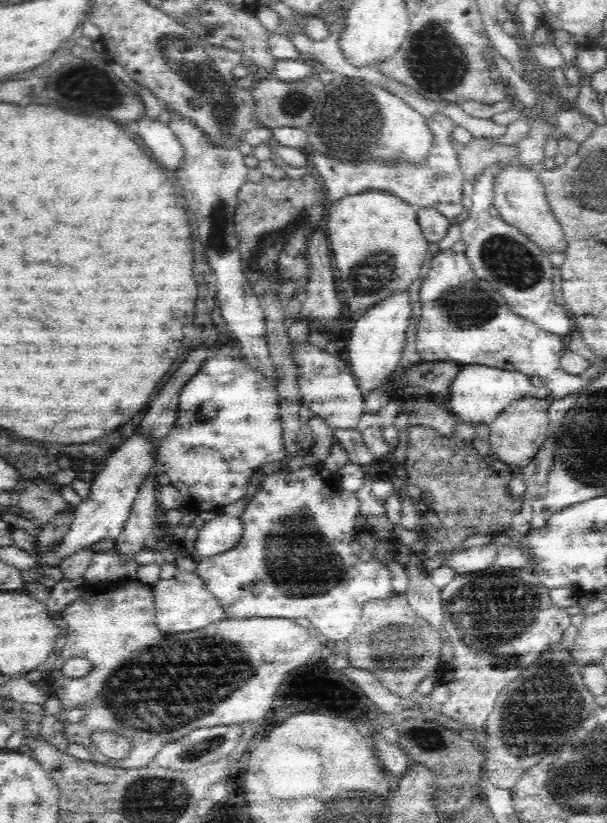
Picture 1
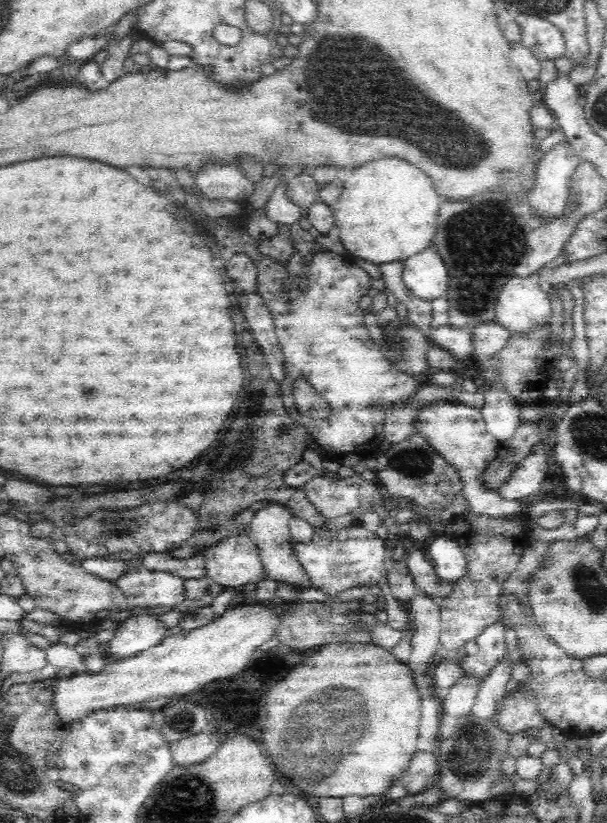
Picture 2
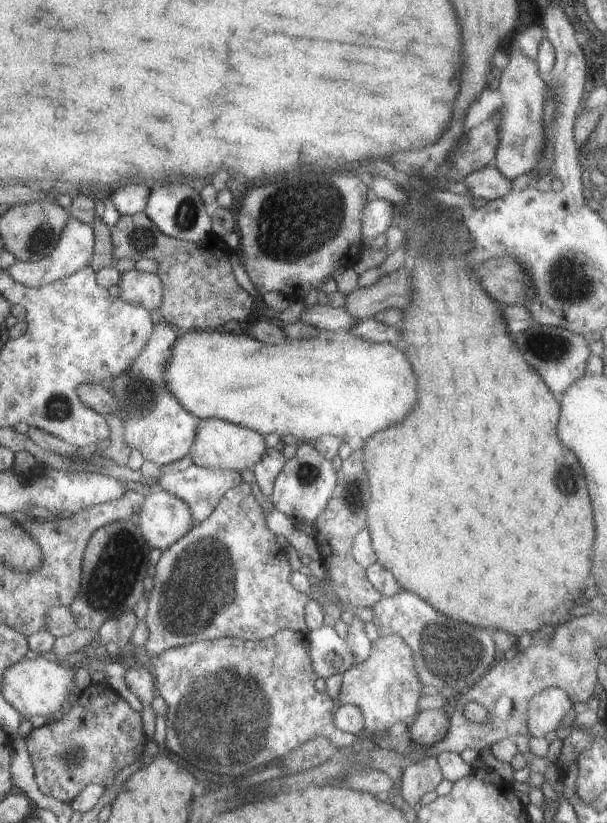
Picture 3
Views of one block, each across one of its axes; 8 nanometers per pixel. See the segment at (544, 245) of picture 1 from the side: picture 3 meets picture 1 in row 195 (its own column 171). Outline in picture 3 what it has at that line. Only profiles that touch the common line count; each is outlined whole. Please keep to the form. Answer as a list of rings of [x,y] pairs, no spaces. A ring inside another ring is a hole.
[[[161,489],[145,495],[137,520],[145,544],[161,553],[197,522],[183,500]]]

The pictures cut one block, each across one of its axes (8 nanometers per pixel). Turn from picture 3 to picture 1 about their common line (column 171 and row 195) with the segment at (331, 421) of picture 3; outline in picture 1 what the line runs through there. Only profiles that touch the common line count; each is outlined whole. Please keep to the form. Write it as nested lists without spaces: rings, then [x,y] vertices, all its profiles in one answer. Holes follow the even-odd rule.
[[[370,189],[358,194],[347,194],[342,198],[338,198],[337,201],[330,201],[327,204],[326,217],[323,224],[328,236],[329,246],[331,247],[331,256],[336,269],[336,284],[339,294],[341,294],[342,298],[346,298],[345,302],[346,306],[348,306],[348,310],[355,312],[357,316],[366,309],[370,309],[370,306],[374,306],[376,302],[380,302],[382,298],[386,298],[386,296],[390,296],[390,294],[394,294],[394,292],[398,292],[398,290],[408,290],[413,280],[420,275],[422,265],[426,259],[426,253],[429,252],[427,241],[418,224],[418,210],[414,209],[414,206],[410,205],[410,203],[390,193],[390,191]]]

